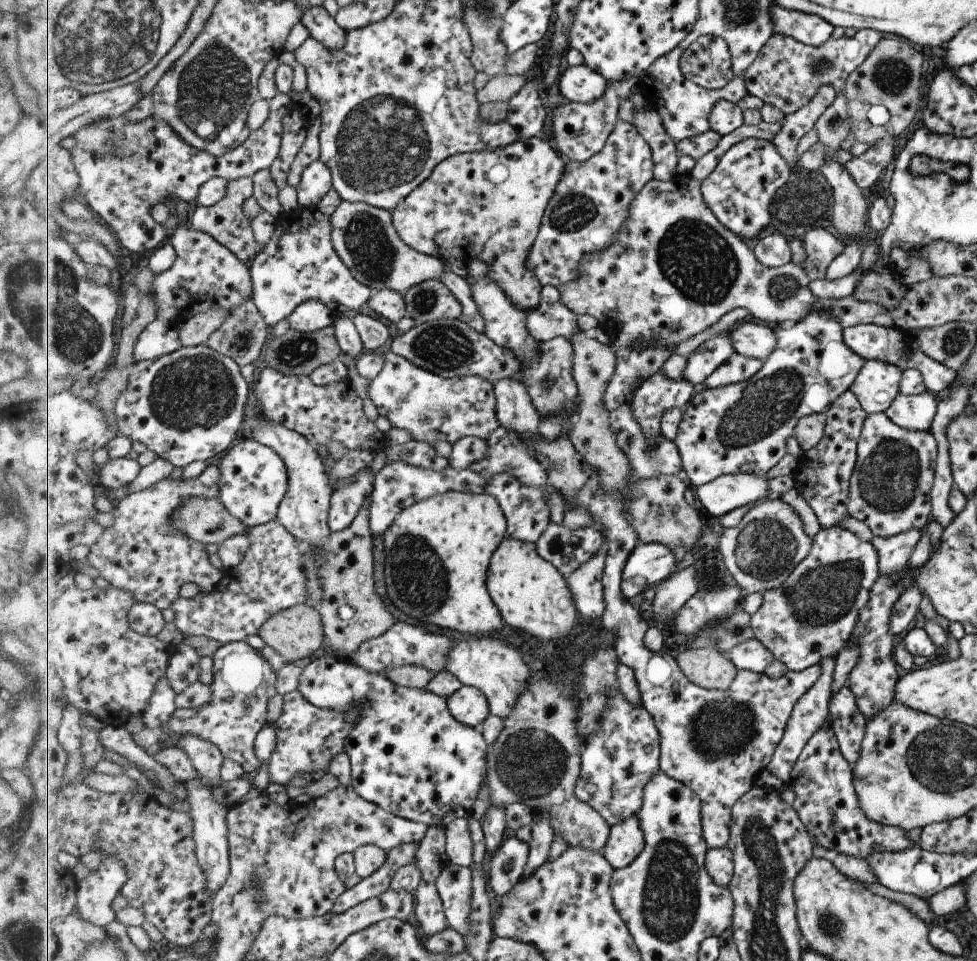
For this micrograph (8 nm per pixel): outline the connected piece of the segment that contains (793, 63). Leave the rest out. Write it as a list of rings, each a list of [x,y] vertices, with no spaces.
[[[859,29],[852,37],[829,38],[823,45],[814,47],[775,33],[761,49],[756,61],[743,73],[747,92],[762,98],[766,104],[776,106],[786,115],[796,113],[816,96],[820,86],[829,85],[836,94],[841,93],[846,78],[865,60],[879,40],[881,34],[877,30]]]

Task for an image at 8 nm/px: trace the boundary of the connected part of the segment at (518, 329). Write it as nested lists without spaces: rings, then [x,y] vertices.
[[[485,276],[476,280],[472,286],[472,293],[486,320],[486,335],[492,338],[499,346],[509,347],[524,361],[535,358],[538,355],[540,343],[528,331],[528,312],[514,304],[512,298],[499,286],[498,282]]]

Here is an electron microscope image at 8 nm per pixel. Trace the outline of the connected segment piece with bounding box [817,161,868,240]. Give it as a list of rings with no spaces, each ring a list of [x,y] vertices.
[[[827,161],[818,170],[832,190],[832,223],[843,240],[859,236],[868,212],[861,190],[842,164]]]

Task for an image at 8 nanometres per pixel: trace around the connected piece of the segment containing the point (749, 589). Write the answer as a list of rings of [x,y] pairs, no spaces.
[[[780,496],[753,505],[739,526],[724,529],[718,540],[721,557],[747,595],[779,588],[808,556],[812,539],[805,534],[801,515]]]

